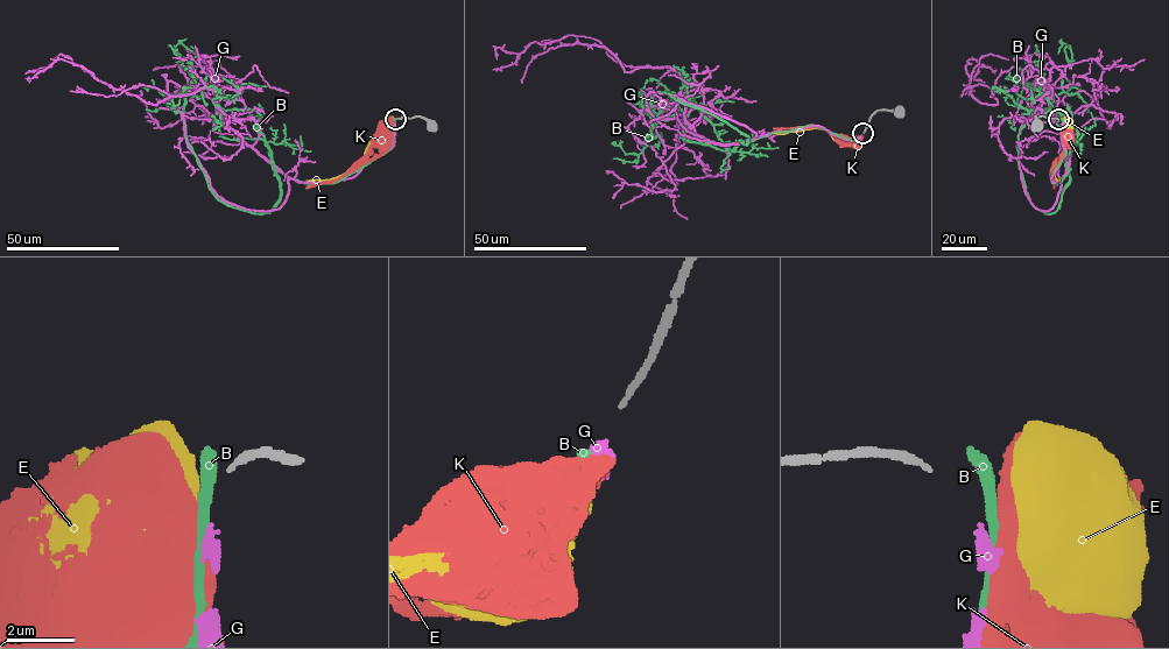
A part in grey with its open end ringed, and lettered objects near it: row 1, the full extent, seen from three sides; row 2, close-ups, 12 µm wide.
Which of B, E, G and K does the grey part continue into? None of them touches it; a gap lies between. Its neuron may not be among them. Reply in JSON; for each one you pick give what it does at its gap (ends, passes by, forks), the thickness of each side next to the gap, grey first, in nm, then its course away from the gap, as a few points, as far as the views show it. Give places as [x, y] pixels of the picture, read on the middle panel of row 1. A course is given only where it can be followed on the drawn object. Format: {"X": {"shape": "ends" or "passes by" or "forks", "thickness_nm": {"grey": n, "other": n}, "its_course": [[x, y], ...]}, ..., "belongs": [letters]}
{"G": {"shape": "ends", "thickness_nm": {"grey": 160, "other": 300}, "its_course": [[863, 136], [810, 126], [708, 142], [671, 69], [625, 71], [604, 47], [550, 40], [495, 47], [497, 58]]}, "belongs": ["G"]}

